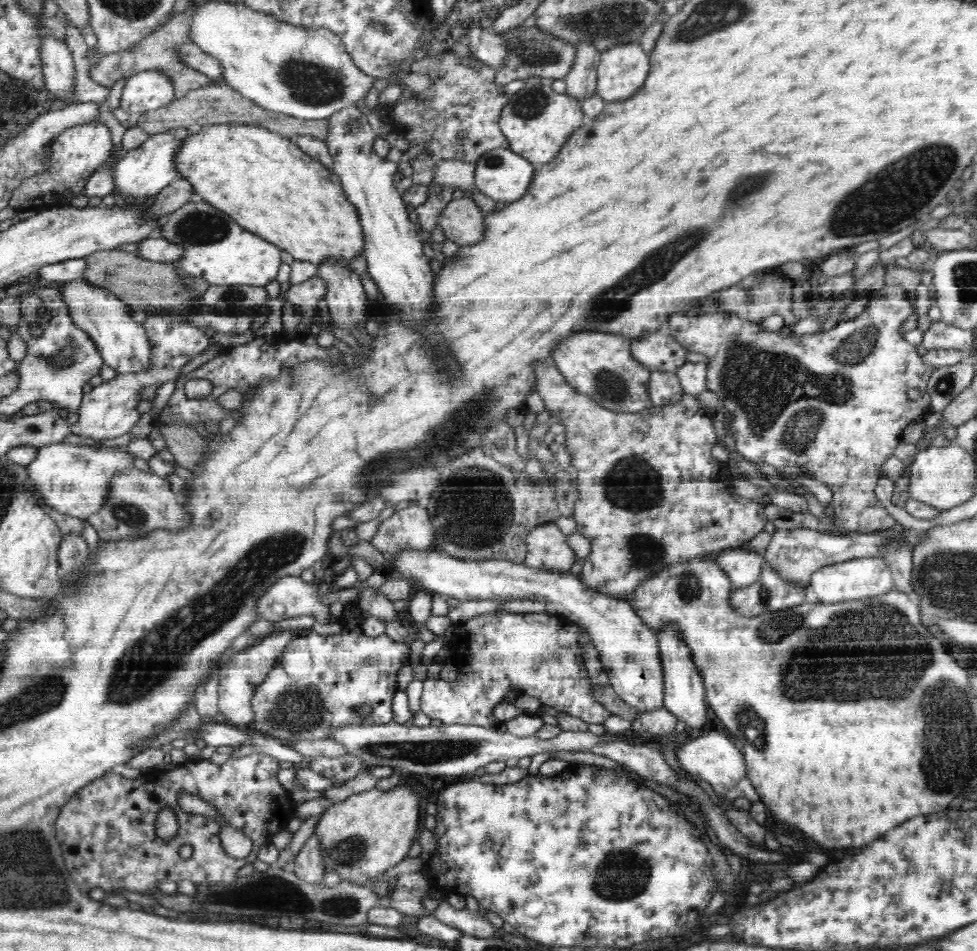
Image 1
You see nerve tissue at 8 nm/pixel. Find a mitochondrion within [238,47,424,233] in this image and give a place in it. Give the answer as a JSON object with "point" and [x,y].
{"point":[313,83]}

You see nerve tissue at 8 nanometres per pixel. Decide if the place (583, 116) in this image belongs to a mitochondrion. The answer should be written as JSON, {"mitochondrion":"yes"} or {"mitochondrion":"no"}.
{"mitochondrion":"no"}

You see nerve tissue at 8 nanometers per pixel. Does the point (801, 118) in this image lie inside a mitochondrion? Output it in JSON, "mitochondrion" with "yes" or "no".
{"mitochondrion":"no"}

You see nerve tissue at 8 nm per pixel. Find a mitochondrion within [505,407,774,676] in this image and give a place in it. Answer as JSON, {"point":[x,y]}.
{"point":[632,483]}

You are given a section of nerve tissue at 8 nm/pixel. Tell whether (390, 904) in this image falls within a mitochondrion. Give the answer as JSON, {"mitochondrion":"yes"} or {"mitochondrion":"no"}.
{"mitochondrion":"no"}

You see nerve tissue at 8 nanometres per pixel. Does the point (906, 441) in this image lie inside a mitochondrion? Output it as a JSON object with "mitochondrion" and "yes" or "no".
{"mitochondrion":"no"}

